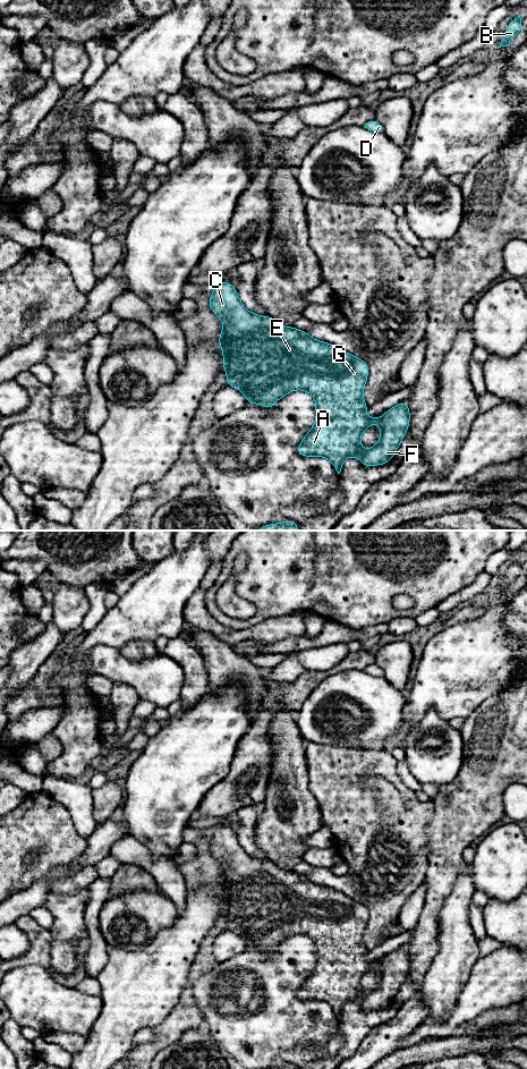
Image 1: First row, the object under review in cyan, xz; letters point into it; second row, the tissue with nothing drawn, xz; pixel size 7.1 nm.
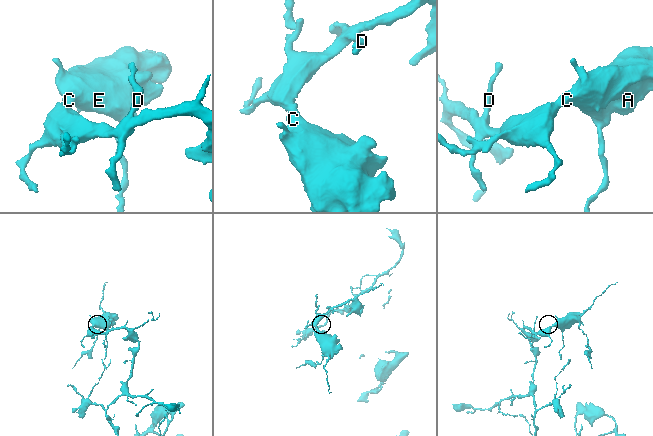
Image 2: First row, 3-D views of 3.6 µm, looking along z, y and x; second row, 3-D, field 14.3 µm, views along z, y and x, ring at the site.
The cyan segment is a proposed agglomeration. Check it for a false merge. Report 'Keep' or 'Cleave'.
Keep

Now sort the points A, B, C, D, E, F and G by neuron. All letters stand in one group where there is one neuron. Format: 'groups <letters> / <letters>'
groups A B C D E F G

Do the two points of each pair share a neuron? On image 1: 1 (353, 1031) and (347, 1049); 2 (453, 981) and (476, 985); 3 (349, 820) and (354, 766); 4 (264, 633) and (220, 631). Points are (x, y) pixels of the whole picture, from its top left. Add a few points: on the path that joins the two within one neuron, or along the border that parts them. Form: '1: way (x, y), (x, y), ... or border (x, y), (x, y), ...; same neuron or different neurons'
1: way (353, 1035), (350, 1044); same neuron
2: border (478, 959), (472, 968), (469, 977), (453, 1007); different neurons
3: way (349, 806), (349, 780); same neuron
4: way (253, 633), (231, 634); same neuron

